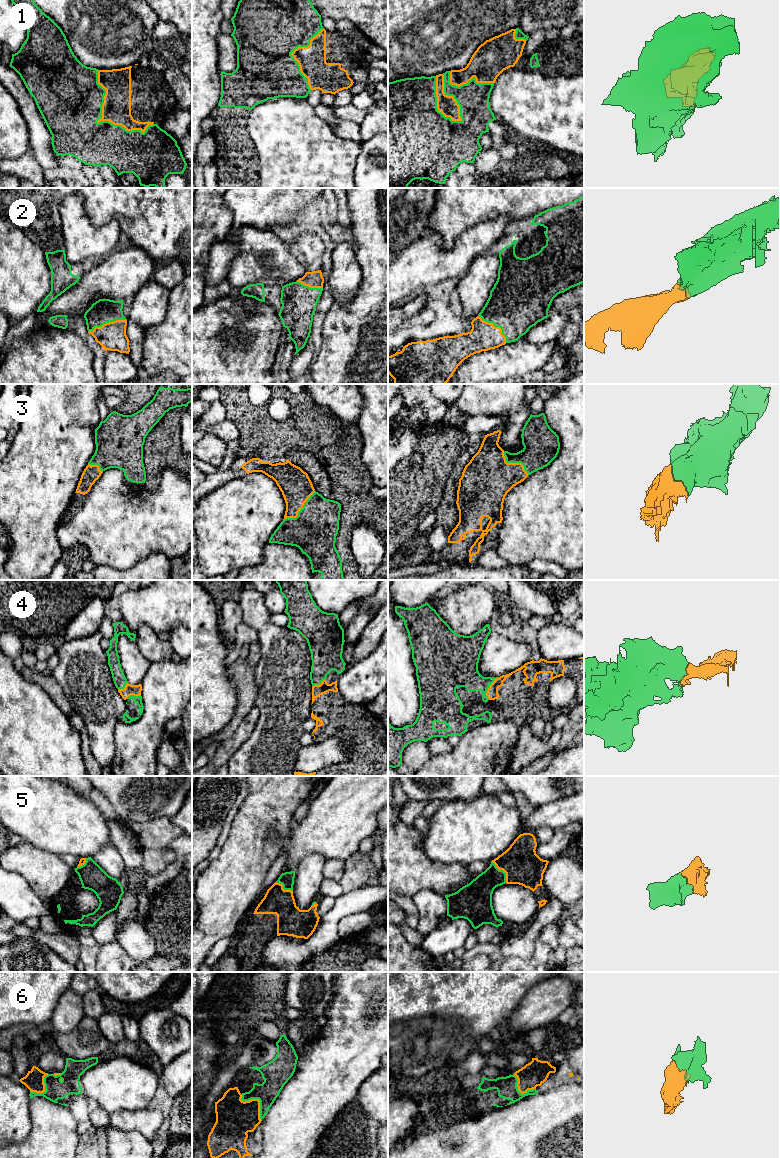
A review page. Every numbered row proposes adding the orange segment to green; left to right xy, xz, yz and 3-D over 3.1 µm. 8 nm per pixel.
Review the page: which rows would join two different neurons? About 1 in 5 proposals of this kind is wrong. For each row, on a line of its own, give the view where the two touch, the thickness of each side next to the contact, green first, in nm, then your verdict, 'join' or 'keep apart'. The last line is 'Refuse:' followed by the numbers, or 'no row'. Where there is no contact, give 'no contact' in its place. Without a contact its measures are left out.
1: contact in xy; calibres 480 and 220 nm; join
2: contact in xy; calibres 200 and 220 nm; join
3: contact in xz; calibres 360 and 260 nm; join
4: contact in yz; calibres 260 and 100 nm; join
5: contact in yz; calibres 220 and 300 nm; join
6: contact in xz; calibres 220 and 300 nm; join
Refuse: no row

